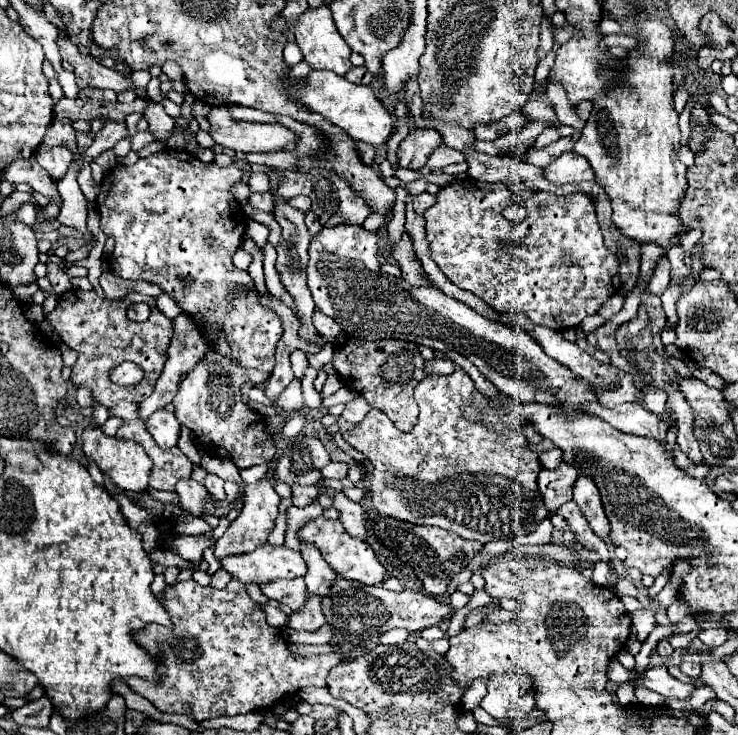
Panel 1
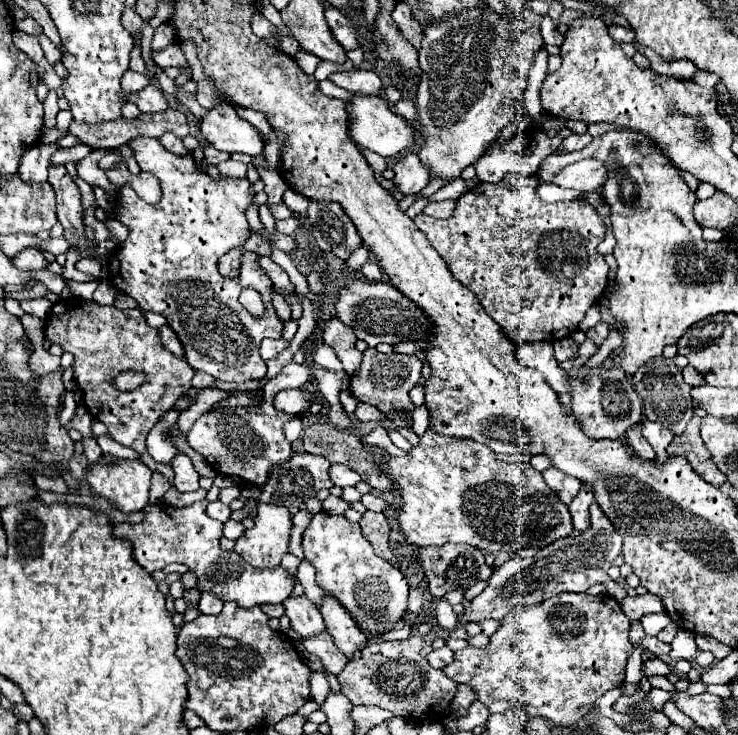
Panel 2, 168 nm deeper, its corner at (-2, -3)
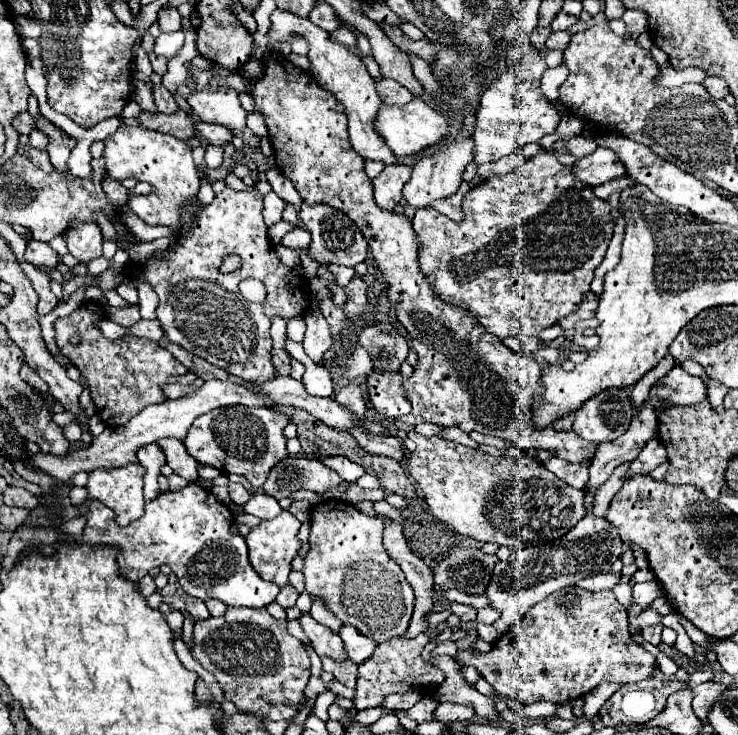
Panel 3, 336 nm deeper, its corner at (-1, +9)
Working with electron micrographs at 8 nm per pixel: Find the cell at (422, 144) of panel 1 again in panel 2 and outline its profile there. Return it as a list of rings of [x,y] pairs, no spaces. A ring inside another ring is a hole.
[[[415,152],[405,154],[395,166],[395,176],[393,182],[399,186],[399,190],[403,194],[413,194],[413,192],[421,192],[429,180],[431,180],[431,172],[427,172],[427,168],[423,168],[423,162],[419,160],[419,156]]]

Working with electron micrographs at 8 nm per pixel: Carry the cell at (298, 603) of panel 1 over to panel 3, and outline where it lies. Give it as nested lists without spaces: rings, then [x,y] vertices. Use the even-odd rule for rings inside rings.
[[[310,614],[300,616],[300,626],[304,628],[306,636],[312,640],[312,648],[320,658],[332,658],[336,662],[346,662],[346,650],[338,634],[334,634],[330,628],[318,624]]]

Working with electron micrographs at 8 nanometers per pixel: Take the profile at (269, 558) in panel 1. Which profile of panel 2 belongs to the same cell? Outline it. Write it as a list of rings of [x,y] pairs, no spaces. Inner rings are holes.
[[[207,500],[195,502],[195,504],[185,506],[185,508],[175,508],[175,506],[169,506],[169,504],[163,504],[163,502],[161,504],[149,504],[145,508],[145,520],[143,522],[139,522],[139,524],[117,524],[115,526],[115,536],[123,536],[123,538],[131,540],[133,558],[147,572],[153,572],[157,568],[165,568],[171,562],[183,562],[183,564],[189,566],[189,570],[193,570],[199,576],[197,586],[201,590],[209,590],[209,592],[217,594],[221,600],[233,600],[243,608],[251,608],[253,604],[261,606],[261,604],[267,604],[267,602],[269,604],[281,604],[293,592],[295,578],[283,566],[259,570],[259,568],[251,568],[239,554],[223,552],[221,546],[219,546],[219,540],[223,538],[223,524],[209,518],[205,514],[205,508],[207,508]]]

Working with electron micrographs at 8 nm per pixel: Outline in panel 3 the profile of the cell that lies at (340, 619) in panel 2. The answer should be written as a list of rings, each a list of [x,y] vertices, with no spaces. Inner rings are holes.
[[[344,626],[340,630],[340,638],[342,638],[344,648],[354,664],[362,664],[362,660],[368,660],[372,656],[374,648],[378,646],[374,640],[358,634],[352,626]]]

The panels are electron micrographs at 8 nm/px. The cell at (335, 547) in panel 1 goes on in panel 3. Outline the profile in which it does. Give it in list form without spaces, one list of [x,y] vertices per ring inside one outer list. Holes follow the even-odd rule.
[[[326,500],[314,506],[310,512],[310,552],[304,558],[302,568],[306,592],[312,600],[322,600],[336,618],[348,626],[354,626],[360,634],[372,638],[378,644],[406,632],[414,606],[414,592],[406,582],[400,566],[386,552],[382,544],[382,532],[384,522],[378,516],[366,516],[344,500]]]

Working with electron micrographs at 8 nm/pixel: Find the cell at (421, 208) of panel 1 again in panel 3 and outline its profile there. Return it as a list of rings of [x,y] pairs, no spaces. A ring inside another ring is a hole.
[[[462,182],[460,188],[458,188],[458,192],[456,192],[454,196],[444,198],[444,200],[436,200],[436,202],[432,204],[432,208],[438,210],[438,212],[442,212],[444,216],[448,216],[450,220],[458,222],[458,220],[462,220],[462,216],[464,216],[464,212],[462,212],[462,198],[464,198],[464,194],[466,194],[468,190],[470,190],[468,182]]]

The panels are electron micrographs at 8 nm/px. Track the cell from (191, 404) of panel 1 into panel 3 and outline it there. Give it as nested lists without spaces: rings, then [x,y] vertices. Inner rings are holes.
[[[246,406],[218,408],[214,412],[208,412],[206,416],[198,416],[182,442],[188,450],[188,454],[202,466],[218,468],[224,474],[242,474],[254,488],[260,488],[266,482],[270,468],[274,468],[274,464],[278,464],[280,460],[284,460],[288,456],[286,438],[284,438],[286,424],[288,424],[288,418],[282,412],[276,412],[272,408],[246,408]]]

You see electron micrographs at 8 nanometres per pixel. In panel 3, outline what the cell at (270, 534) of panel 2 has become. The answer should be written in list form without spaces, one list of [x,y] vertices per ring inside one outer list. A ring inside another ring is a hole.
[[[284,510],[274,520],[264,520],[260,526],[252,528],[252,532],[246,536],[246,542],[248,542],[248,548],[250,548],[252,568],[258,572],[258,576],[278,584],[280,588],[288,584],[288,574],[292,570],[292,560],[296,558],[296,554],[300,550],[300,542],[296,538],[298,528],[300,528],[298,518]]]

